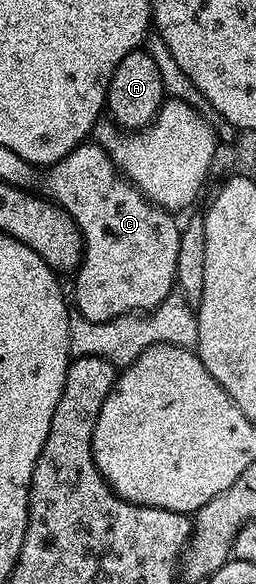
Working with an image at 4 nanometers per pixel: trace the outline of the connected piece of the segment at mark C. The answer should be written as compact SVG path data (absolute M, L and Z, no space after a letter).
M84 143L79 145L73 151L69 151L69 155L65 155L65 159L61 159L56 165L46 166L43 177L42 192L46 194L55 204L60 205L65 212L70 215L77 223L77 227L83 236L83 260L74 274L75 280L75 301L73 297L74 312L80 313L89 319L92 323L105 323L106 320L117 319L118 316L129 316L131 314L148 314L156 309L167 296L173 293L176 288L175 272L177 271L177 255L179 254L179 235L181 232L180 222L175 222L170 212L165 209L160 209L158 205L147 200L147 197L142 193L137 186L132 185L126 177L120 173L119 169L113 163L113 159L109 154L101 148L97 143Z

